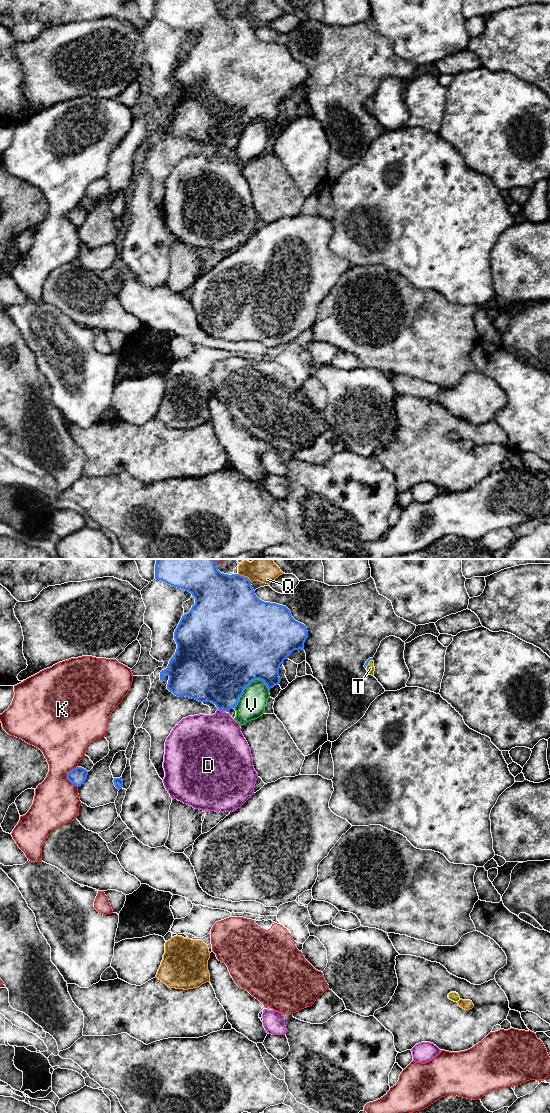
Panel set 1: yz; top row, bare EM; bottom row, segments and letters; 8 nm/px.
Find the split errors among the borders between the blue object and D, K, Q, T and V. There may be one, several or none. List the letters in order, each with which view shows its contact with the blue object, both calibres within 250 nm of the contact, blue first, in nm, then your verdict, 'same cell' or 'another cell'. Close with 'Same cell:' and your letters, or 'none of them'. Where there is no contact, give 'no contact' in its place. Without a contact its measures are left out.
D: yz | 420/400 nm | another cell
K: yz | 140/360 nm | another cell
Q: yz | 460/190 nm | another cell
T: yz | 20/70 nm | same cell
V: yz | 500/220 nm | another cell
Same cell: T

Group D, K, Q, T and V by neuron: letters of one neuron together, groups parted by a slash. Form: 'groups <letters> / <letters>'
groups D / K / Q / T / V

